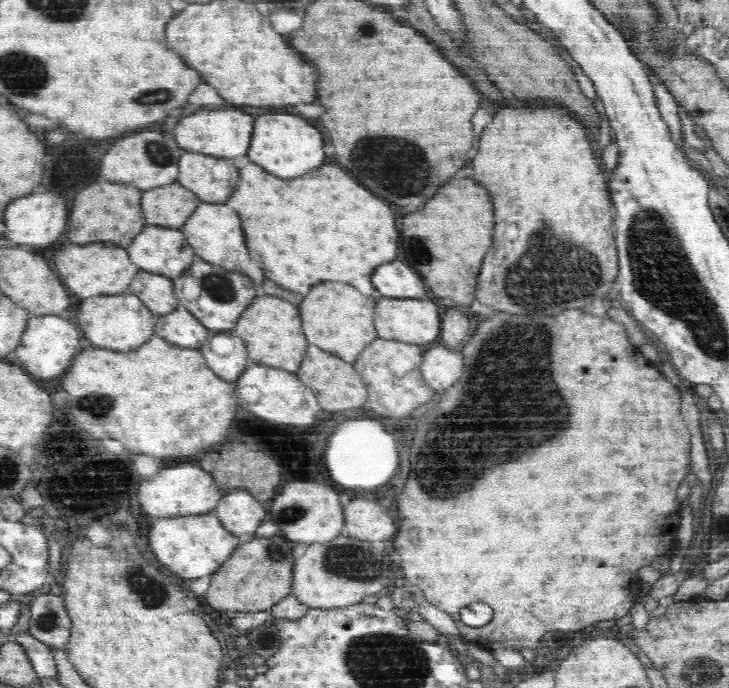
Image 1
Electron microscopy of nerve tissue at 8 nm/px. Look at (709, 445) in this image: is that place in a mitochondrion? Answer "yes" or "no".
no

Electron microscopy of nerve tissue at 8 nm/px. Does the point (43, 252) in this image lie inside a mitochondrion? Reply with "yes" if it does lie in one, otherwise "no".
no

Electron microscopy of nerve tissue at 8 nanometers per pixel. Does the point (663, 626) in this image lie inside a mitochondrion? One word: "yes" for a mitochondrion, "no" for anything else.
no

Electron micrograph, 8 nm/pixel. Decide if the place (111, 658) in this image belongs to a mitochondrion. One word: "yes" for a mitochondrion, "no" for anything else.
no

